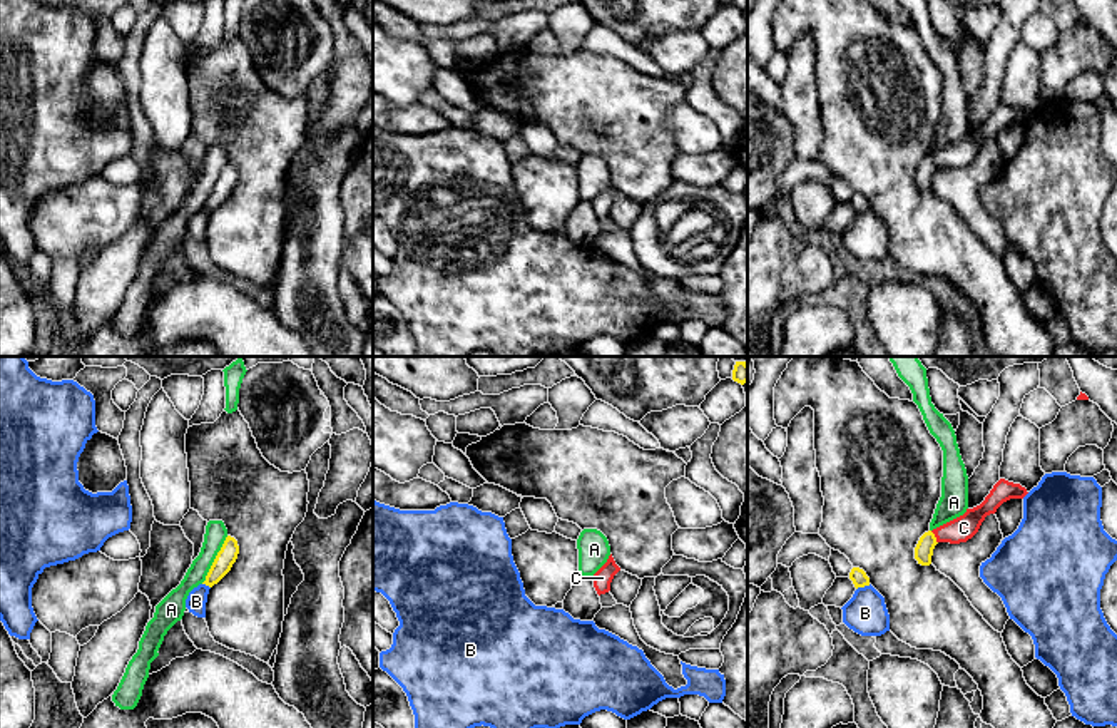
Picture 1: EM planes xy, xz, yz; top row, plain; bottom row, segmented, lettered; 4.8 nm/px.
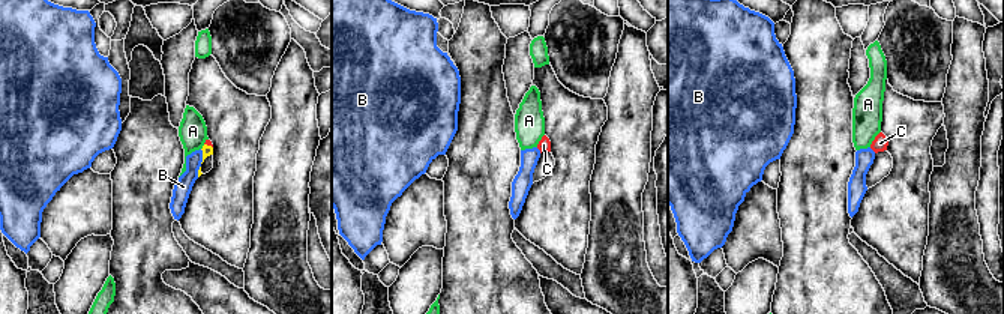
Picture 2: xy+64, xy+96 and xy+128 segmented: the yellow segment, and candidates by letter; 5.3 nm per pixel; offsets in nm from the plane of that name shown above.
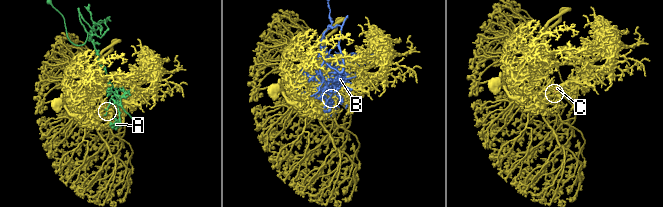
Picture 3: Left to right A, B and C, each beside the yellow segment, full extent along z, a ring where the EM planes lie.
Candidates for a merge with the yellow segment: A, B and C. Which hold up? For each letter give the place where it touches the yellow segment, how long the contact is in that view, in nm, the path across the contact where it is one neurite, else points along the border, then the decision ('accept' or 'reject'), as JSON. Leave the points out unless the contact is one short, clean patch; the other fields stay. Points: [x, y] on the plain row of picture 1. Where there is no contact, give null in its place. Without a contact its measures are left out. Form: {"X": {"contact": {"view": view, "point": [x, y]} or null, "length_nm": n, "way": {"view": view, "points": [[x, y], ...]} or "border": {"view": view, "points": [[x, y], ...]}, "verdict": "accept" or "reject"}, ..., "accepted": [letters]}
{"A": {"contact": {"view": "xy", "point": [214, 184]}, "length_nm": 260, "border": {"view": "xy", "points": [[228, 161], [201, 208]]}, "verdict": "reject"}, "B": {"contact": {"view": "yz", "point": [863, 211]}, "length_nm": 80, "verdict": "reject"}, "C": {"contact": {"view": "yz", "point": [935, 163]}, "length_nm": 70, "way": {"view": "yz", "points": [[923, 176], [935, 163], [963, 153]]}, "verdict": "accept"}, "accepted": ["C"]}

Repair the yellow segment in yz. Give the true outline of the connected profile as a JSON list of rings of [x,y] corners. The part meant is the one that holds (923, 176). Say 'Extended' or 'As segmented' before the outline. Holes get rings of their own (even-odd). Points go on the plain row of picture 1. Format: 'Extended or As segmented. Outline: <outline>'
Extended. Outline: [[[1000,104],[980,131],[967,134],[963,141],[925,157],[915,172],[915,184],[921,191],[930,191],[933,174],[938,167],[967,167],[978,157],[987,141],[995,139],[1003,127],[1023,124],[1027,119],[1027,114],[1020,109]]]

